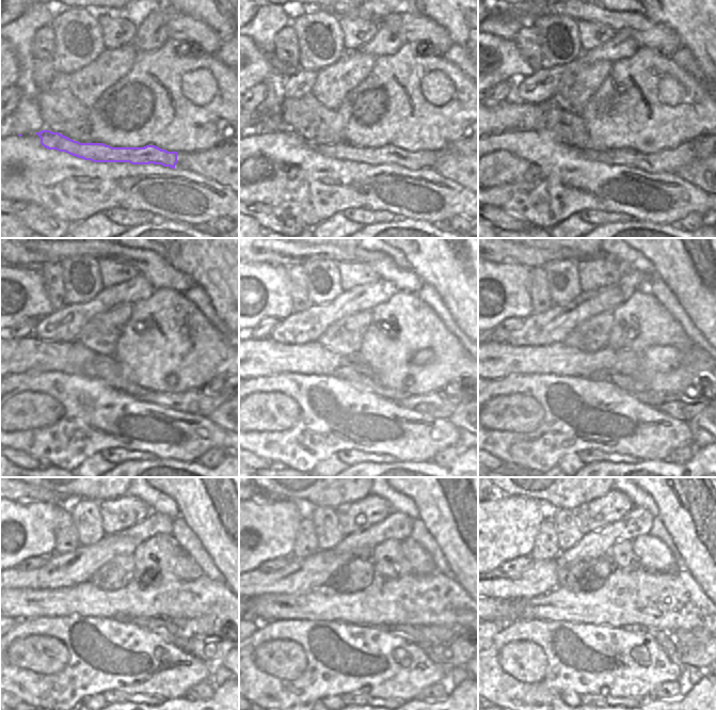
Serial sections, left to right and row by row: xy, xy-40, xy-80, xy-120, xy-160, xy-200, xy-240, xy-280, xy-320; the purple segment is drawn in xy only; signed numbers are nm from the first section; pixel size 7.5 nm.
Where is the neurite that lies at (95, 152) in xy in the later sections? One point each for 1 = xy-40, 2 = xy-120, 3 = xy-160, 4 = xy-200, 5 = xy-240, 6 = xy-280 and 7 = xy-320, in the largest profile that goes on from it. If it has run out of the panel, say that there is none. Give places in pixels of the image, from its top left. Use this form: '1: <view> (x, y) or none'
1: xy-40 (387, 155)
2: xy-120 (203, 401)
3: xy-160 (441, 404)
4: xy-200 (682, 407)
5: xy-240 (209, 649)
6: xy-280 (456, 652)
7: xy-320 (695, 653)

